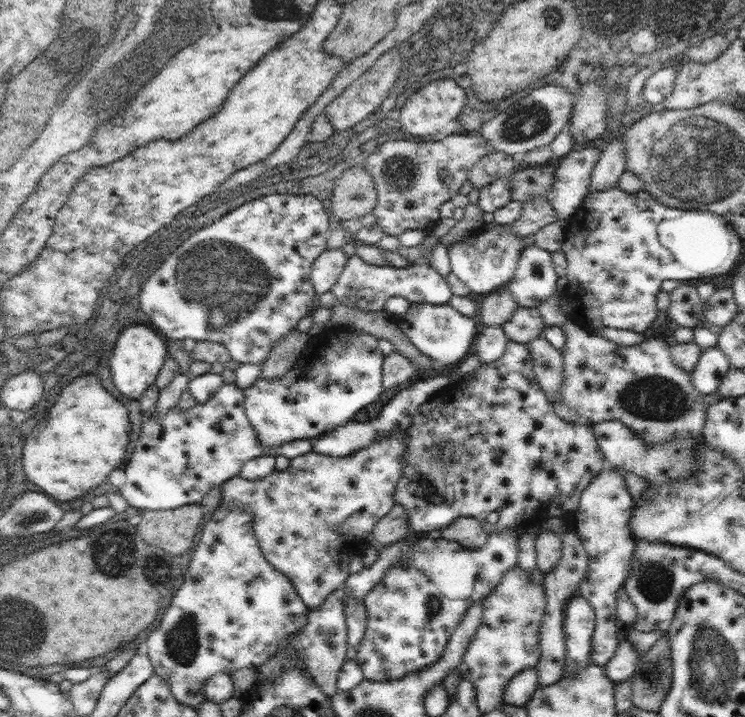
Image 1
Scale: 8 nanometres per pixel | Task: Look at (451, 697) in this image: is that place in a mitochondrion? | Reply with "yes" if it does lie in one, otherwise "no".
no

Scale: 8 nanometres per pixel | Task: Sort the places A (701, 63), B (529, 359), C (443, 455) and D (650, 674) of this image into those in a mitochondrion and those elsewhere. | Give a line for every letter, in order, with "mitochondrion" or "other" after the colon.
A: other
B: other
C: mitochondrion
D: mitochondrion

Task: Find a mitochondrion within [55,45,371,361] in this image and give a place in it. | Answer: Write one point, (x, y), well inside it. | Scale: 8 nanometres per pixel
(224, 295)

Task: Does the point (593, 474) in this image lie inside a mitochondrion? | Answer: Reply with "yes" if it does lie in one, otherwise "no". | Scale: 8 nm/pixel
no

